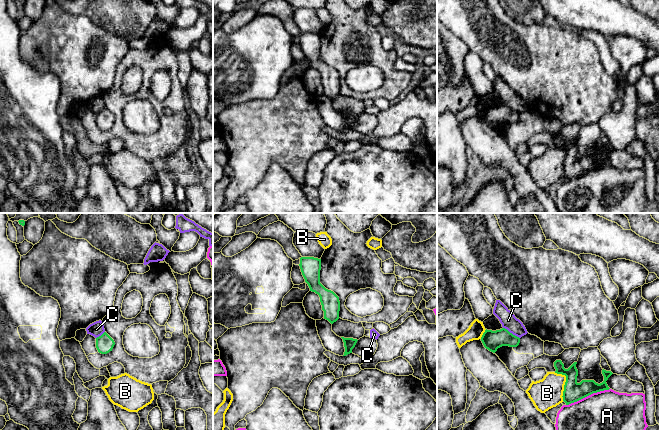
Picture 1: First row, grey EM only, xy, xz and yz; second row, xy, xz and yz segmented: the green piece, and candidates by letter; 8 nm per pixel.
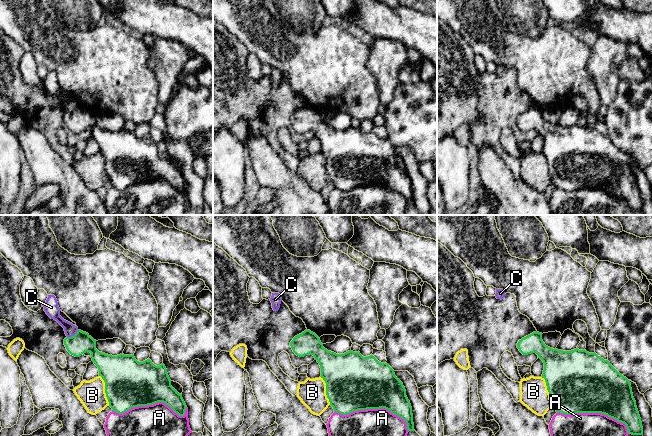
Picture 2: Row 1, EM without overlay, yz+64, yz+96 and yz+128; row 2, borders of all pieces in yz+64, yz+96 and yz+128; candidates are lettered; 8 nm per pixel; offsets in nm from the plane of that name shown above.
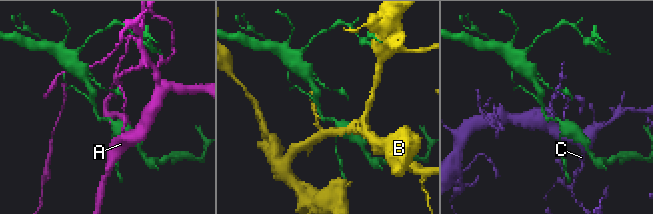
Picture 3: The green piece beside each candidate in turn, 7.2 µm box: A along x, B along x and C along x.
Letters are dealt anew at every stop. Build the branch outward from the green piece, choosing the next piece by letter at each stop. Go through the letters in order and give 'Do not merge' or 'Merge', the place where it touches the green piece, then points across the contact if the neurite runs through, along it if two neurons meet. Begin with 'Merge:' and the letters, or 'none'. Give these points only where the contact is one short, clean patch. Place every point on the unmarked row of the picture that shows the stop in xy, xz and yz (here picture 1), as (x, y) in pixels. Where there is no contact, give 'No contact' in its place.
Merge: none
A: Do not merge. Touches green at yz (587, 171)
B: Do not merge. Touches green at yz (565, 159)
C: Do not merge. Touches green at yz (511, 109). Boundary: yz (503, 103), (519, 114)

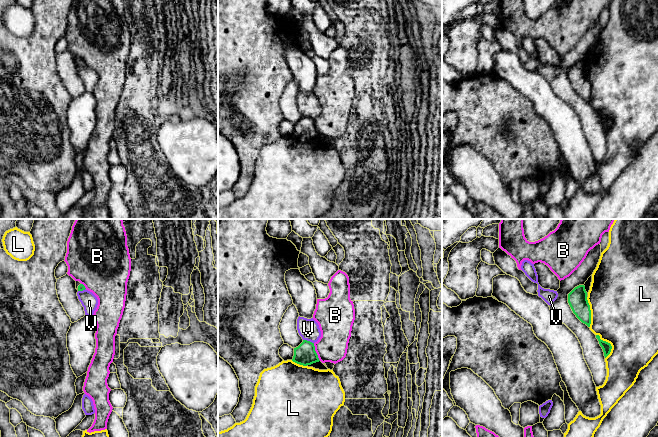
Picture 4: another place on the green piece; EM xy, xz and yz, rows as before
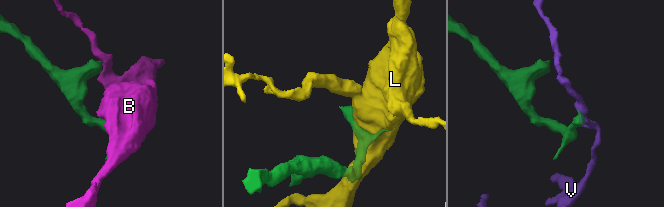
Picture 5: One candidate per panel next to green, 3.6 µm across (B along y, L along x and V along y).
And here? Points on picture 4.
Merge: none
B: Do not merge. Touches green at xz (315, 128). Boundary: xz (313, 119), (314, 126), (320, 136)
L: Do not merge. Touches green at yz (610, 120)
V: Do not merge. Touches green at xz (308, 117). Boundary: xz (303, 115), (313, 119)

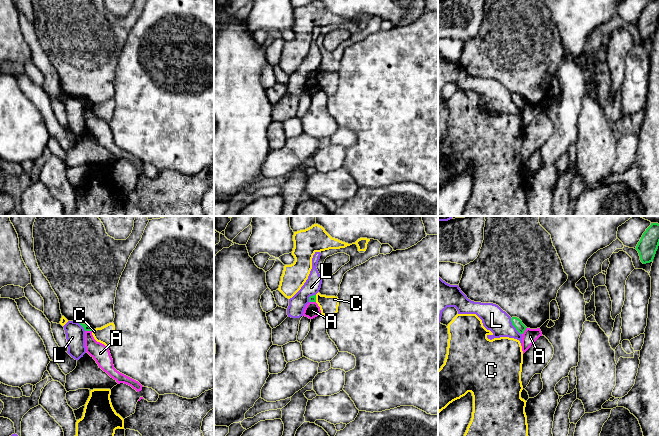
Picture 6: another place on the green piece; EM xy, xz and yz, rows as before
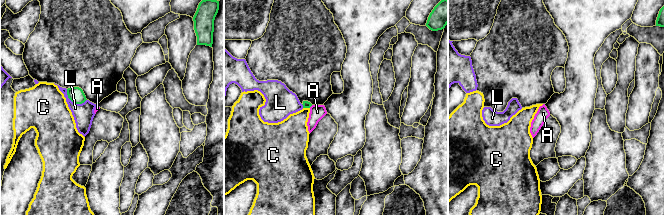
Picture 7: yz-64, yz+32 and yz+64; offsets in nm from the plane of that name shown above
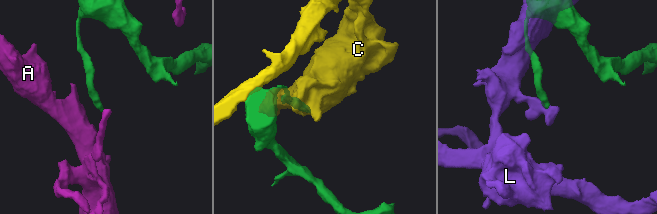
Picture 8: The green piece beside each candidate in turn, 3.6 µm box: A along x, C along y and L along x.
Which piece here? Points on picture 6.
Merge: none
A: Do not merge. Touches green at xy (88, 106). Boundary: xy (85, 106), (91, 107)
C: Do not merge. Touches green at xz (315, 74)
L: Do not merge. Touches green at yz (513, 101). Boundary: yz (510, 94), (511, 100), (521, 110)

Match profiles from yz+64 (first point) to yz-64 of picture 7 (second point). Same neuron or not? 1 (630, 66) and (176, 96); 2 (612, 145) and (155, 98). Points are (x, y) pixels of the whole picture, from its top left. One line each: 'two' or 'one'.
1: two
2: one

